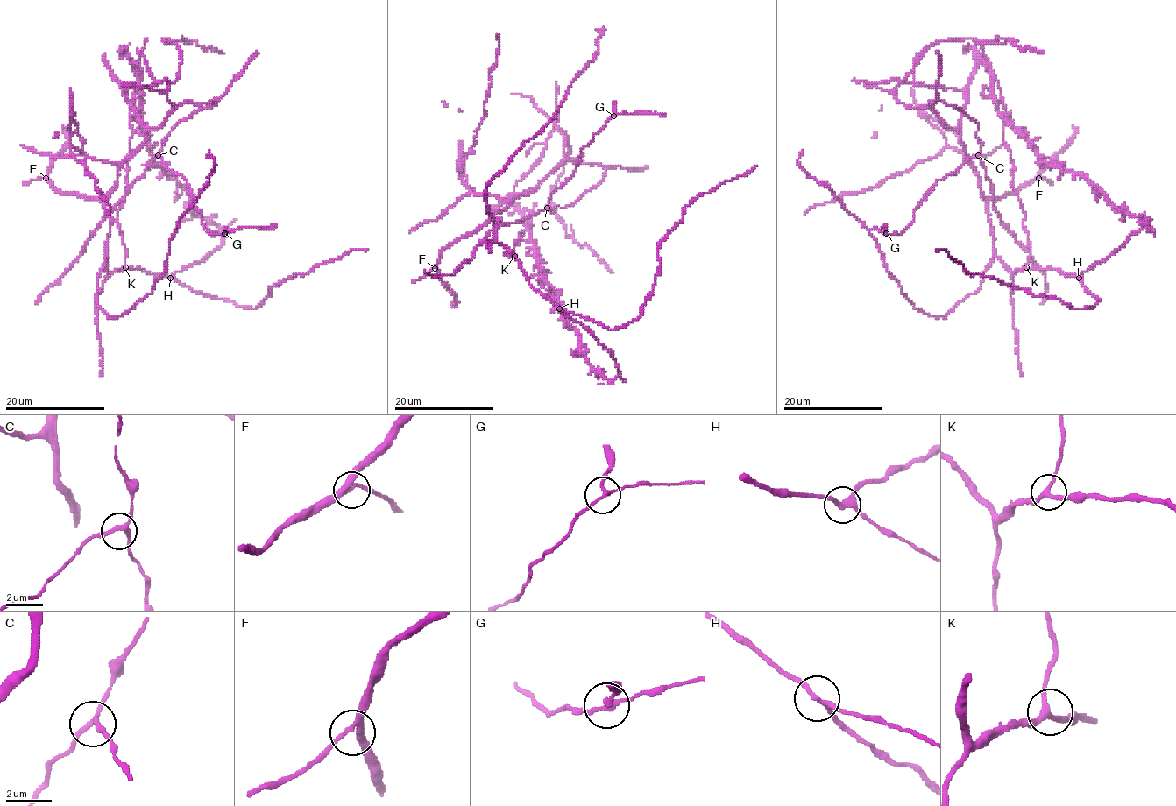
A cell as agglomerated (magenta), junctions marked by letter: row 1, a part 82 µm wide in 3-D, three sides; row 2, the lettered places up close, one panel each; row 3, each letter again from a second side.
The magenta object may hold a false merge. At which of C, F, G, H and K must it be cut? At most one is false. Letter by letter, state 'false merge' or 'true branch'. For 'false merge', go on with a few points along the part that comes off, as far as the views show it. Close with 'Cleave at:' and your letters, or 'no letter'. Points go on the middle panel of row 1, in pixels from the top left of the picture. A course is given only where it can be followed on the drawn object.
C: true branch
F: true branch
G: true branch
H: true branch
K: true branch
Cleave at: no letter

